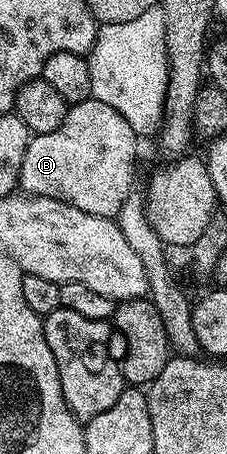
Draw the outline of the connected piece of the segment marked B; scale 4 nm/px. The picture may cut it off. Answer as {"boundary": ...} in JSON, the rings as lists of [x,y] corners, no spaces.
{"boundary":[[[93,98],[71,104],[67,107],[66,117],[60,127],[48,134],[31,135],[24,150],[18,183],[25,195],[52,198],[68,206],[76,206],[76,210],[84,210],[84,214],[114,218],[128,194],[136,188],[134,159],[138,156],[138,143],[138,133],[132,130],[132,126],[128,126],[128,122],[124,122],[120,114],[116,114],[116,110],[112,110],[112,106],[104,106],[104,102]]]}

